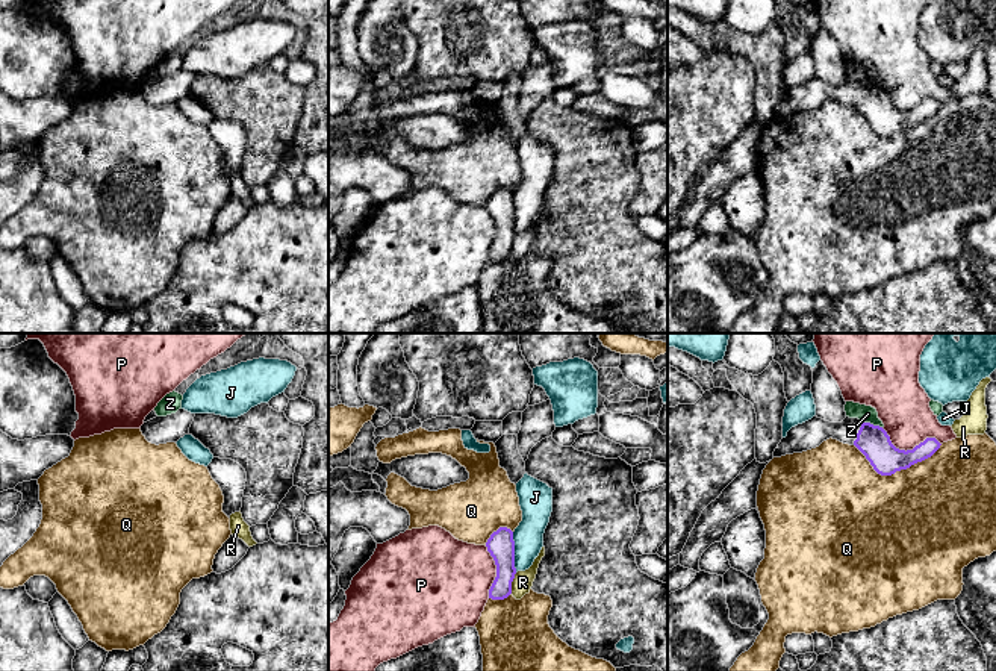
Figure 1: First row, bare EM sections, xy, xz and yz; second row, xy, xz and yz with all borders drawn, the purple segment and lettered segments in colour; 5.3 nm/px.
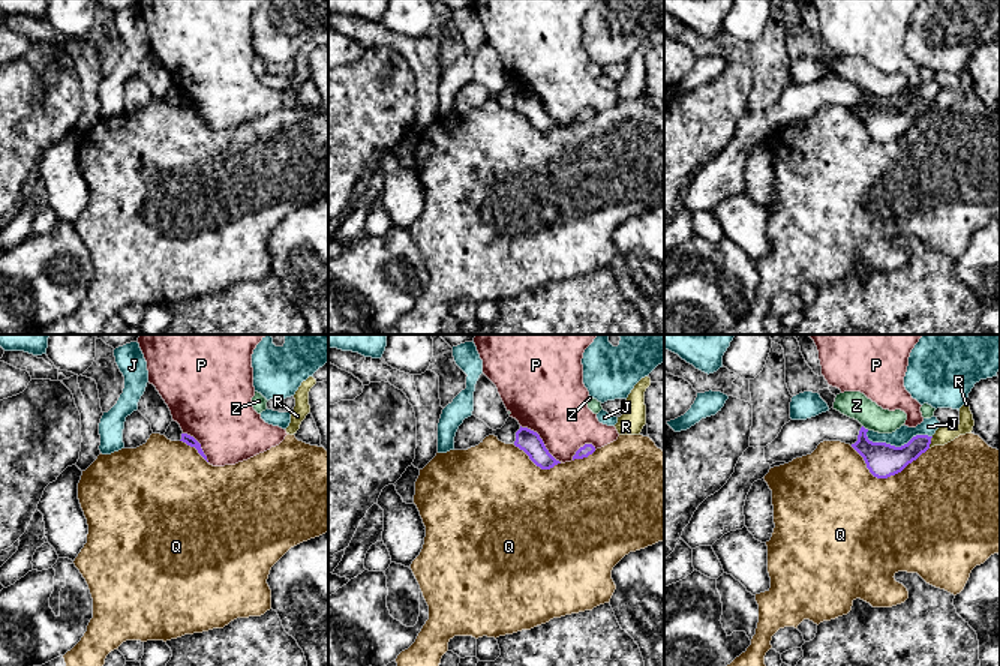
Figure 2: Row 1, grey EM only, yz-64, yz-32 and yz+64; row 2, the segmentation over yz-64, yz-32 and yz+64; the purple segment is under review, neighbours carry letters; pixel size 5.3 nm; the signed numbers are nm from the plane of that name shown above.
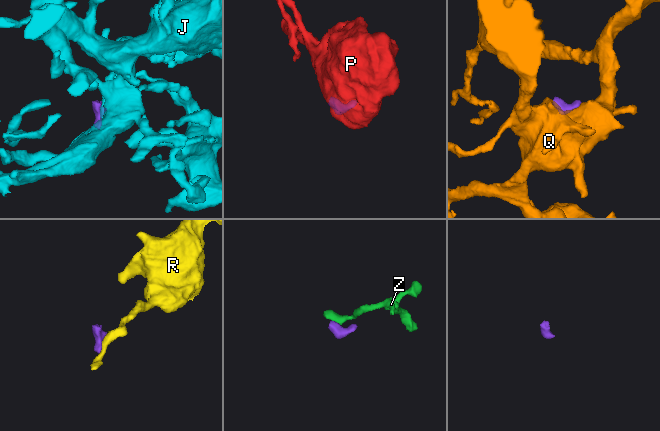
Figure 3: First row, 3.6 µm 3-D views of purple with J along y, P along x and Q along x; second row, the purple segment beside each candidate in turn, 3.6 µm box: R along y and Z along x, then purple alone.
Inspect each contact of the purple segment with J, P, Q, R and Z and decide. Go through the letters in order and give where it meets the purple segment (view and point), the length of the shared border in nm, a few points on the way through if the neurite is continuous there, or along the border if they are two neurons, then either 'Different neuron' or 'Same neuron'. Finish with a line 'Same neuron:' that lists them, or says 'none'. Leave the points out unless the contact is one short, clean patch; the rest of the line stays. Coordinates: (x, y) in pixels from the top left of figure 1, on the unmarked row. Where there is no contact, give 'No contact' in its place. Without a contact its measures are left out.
J: Touches purple at xz (513, 212). Shared border 220 nm. Boundary: xz (512, 193), (513, 227), (516, 232). Different neuron
P: Touches purple at yz (908, 111). Shared border 340 nm. Boundary: yz (881, 88), (899, 109), (911, 111), (927, 99), (940, 105). Different neuron
Q: Touches purple at yz (896, 131). Shared border 480 nm. Different neuron
R: Touches purple at xz (510, 244). Shared border 120 nm. Boundary: xz (516, 234), (510, 253). Different neuron
Z: Touches purple at yz (872, 85). Shared border 110 nm. Boundary: yz (863, 82), (881, 88). Different neuron
Same neuron: none

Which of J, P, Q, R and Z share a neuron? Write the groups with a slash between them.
J / P / Q / R / Z

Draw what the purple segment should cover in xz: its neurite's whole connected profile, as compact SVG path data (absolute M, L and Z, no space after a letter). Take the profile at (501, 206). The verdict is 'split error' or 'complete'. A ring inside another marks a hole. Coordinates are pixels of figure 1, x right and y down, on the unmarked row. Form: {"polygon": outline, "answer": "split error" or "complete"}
{"polygon": "M500 188L490 195L486 208L496 226L496 238L489 250L489 259L504 261L512 254L512 242L516 235L513 192Z", "answer": "complete"}

